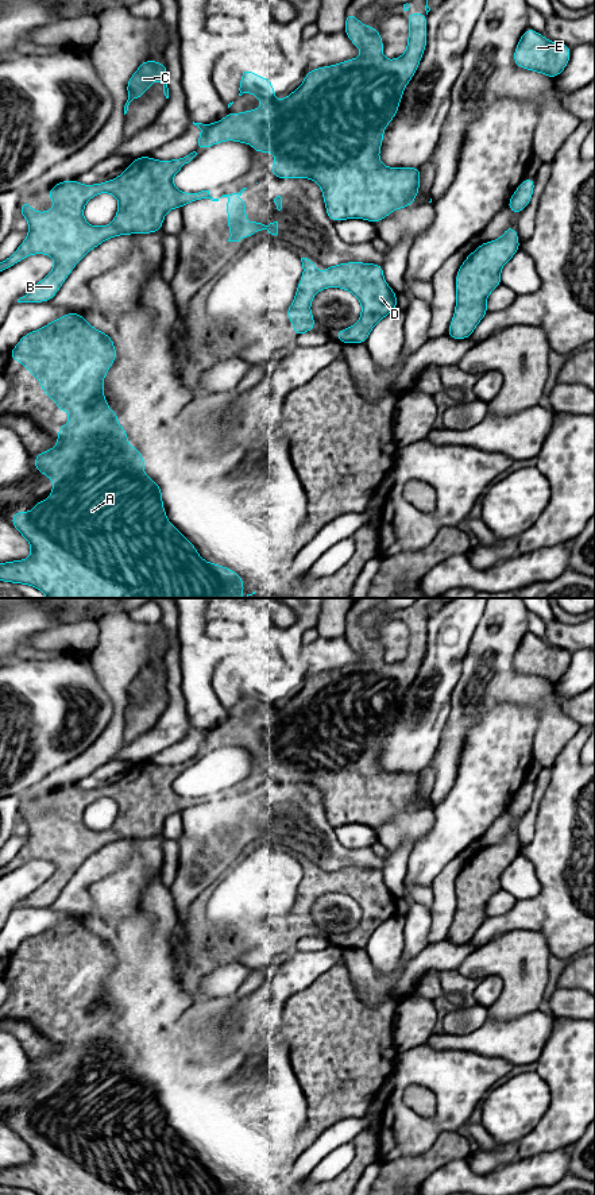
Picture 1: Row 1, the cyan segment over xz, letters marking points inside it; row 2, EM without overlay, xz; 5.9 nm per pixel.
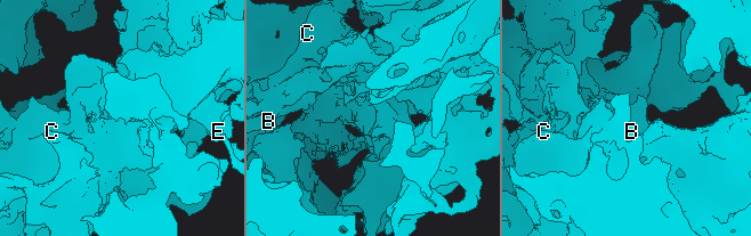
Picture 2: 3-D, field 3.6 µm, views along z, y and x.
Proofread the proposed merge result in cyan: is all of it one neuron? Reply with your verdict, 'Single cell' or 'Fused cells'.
Single cell

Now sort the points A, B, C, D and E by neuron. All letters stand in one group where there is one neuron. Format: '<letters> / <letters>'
A B C D E

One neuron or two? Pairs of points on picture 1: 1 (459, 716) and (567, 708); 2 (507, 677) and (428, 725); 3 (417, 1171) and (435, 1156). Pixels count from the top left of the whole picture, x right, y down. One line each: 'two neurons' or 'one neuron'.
1: two neurons
2: two neurons
3: one neuron

